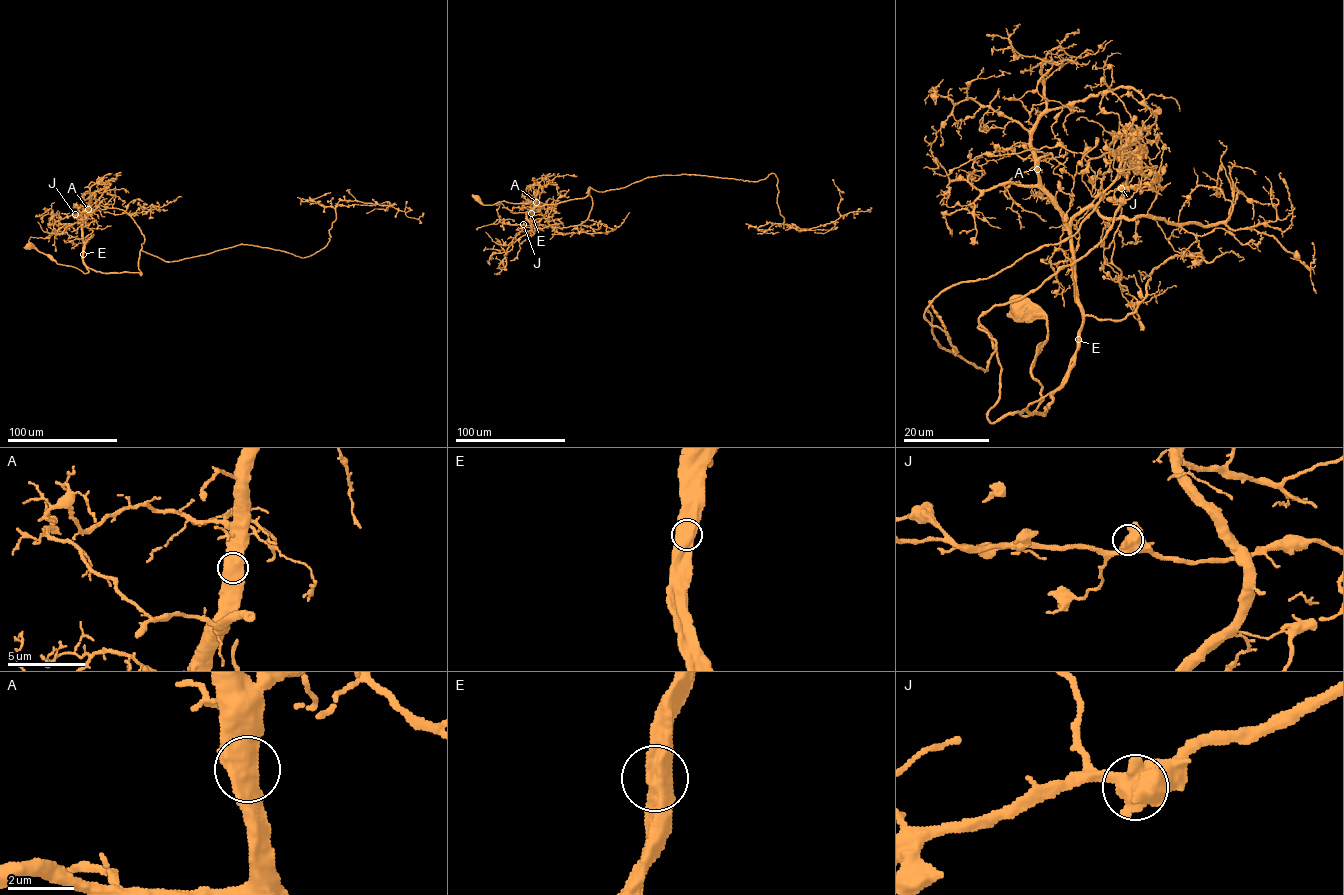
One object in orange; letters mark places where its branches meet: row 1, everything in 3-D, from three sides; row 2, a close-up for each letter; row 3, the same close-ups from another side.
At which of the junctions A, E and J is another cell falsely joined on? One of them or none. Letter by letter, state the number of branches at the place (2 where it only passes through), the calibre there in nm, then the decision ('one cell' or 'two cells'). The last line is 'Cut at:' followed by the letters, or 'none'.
A: branches 2; calibre 650 nm; one cell
E: branches 2; calibre 700 nm; one cell
J: branches 2; calibre 700 nm; one cell
Cut at: none

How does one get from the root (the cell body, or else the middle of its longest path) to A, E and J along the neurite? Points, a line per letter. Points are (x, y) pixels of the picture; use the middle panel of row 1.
A: (476, 199), (483, 204), (492, 205), (502, 201), (527, 203), (535, 198), (531, 214), (536, 202)
E: (476, 199), (483, 204), (492, 205), (502, 201), (527, 203), (535, 198), (531, 213)
J: (476, 199), (492, 205), (502, 201), (527, 203), (535, 198), (526, 218), (548, 227), (523, 224)

